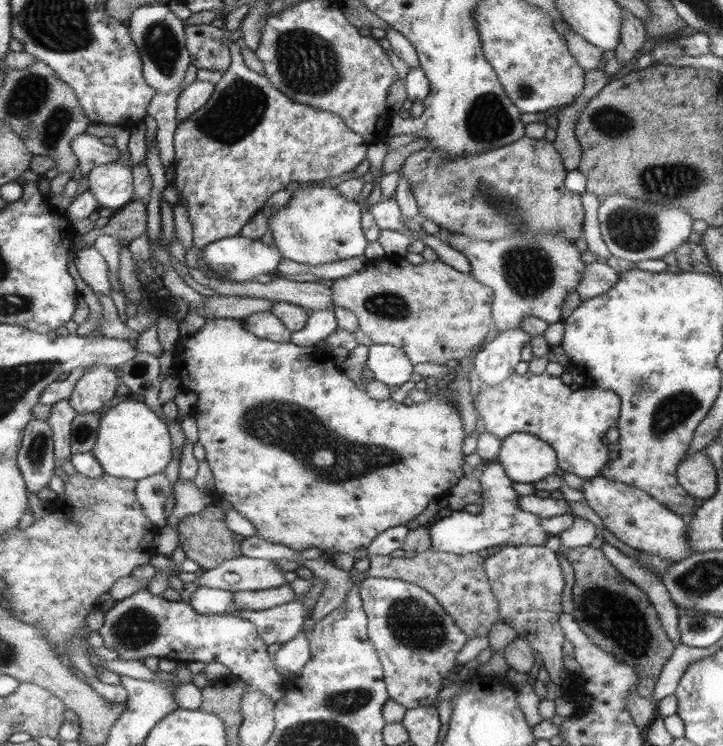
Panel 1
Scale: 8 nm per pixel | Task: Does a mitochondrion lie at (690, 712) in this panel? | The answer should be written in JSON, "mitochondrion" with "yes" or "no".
{"mitochondrion":"no"}

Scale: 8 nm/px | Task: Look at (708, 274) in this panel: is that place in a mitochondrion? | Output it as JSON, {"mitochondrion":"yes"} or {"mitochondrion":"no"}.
{"mitochondrion":"no"}

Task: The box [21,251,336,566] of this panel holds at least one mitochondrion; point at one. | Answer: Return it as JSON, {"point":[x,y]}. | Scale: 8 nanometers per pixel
{"point":[38,446]}

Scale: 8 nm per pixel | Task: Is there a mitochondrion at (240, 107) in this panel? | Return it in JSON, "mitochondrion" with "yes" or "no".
{"mitochondrion":"yes"}

